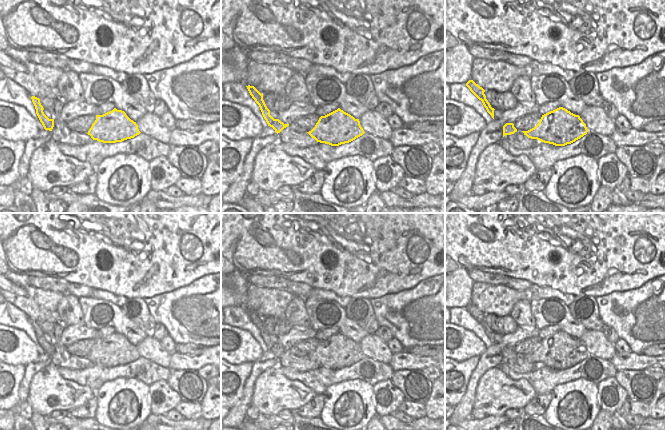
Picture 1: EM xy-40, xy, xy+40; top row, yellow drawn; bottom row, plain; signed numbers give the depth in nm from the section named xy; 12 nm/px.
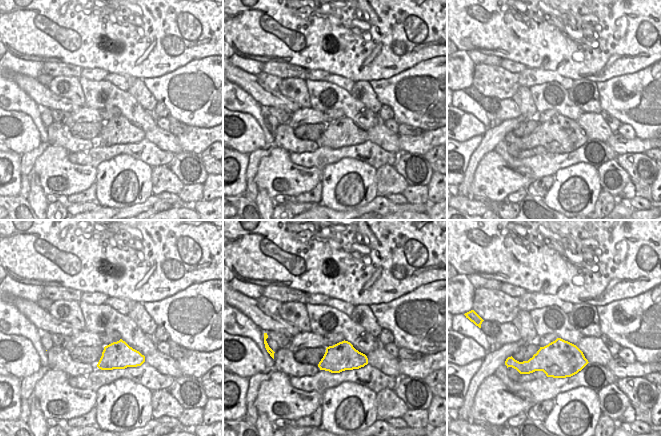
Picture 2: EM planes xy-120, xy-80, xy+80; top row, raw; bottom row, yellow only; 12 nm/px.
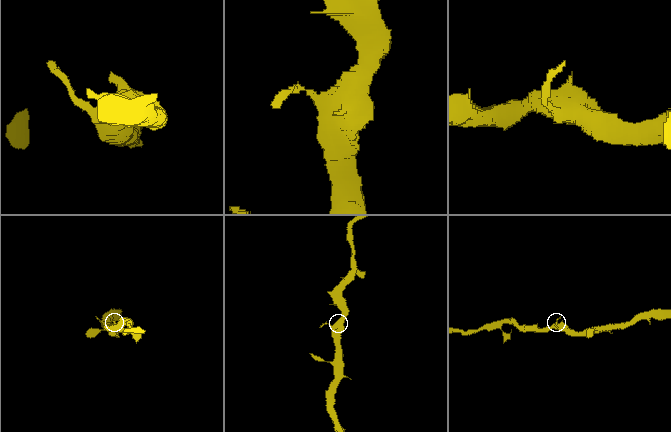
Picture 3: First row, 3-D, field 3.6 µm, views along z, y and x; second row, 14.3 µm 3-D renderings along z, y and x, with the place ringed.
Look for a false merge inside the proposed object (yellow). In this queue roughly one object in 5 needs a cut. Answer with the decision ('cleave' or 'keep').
keep

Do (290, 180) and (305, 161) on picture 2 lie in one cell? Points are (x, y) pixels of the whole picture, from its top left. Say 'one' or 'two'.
two

